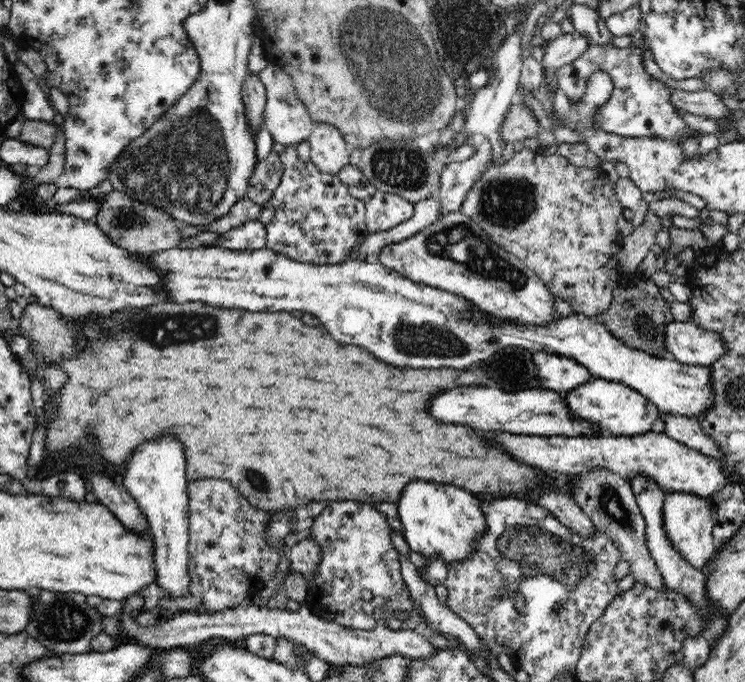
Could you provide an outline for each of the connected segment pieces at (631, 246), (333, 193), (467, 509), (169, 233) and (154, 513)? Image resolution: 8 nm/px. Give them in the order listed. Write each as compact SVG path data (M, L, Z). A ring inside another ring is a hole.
M649 210L646 220L636 226L630 236L622 238L622 247L616 256L621 273L637 270L636 266L640 266L640 262L648 256L648 252L655 245L657 233L662 226L661 219Z
M296 146L286 147L279 157L284 167L282 180L274 195L263 205L259 217L266 228L265 248L303 263L321 265L346 262L352 249L360 247L370 234L366 229L365 202L350 195L338 174L319 172L312 161L300 160Z
M412 480L403 492L404 494L401 494L396 502L398 504L398 518L402 524L401 534L403 534L411 551L419 552L426 558L442 557L448 564L468 558L475 551L475 540L485 533L487 527L485 514L481 509L481 496L470 494L470 492L466 492L466 489L462 490L452 484L432 484L426 480Z
M116 190L110 191L99 201L100 212L96 214L93 221L106 234L106 237L114 242L114 245L123 250L136 256L149 256L158 251L177 248L183 241L180 236L179 222L168 212L151 203L139 202Z
M162 436L156 438L154 442L144 442L132 456L132 460L126 466L126 478L124 485L127 491L136 499L138 507L148 521L149 532L154 541L155 560L155 580L167 596L174 598L186 598L190 592L189 573L189 493L187 488L187 478L184 474L186 470L186 458L180 442L174 436Z

